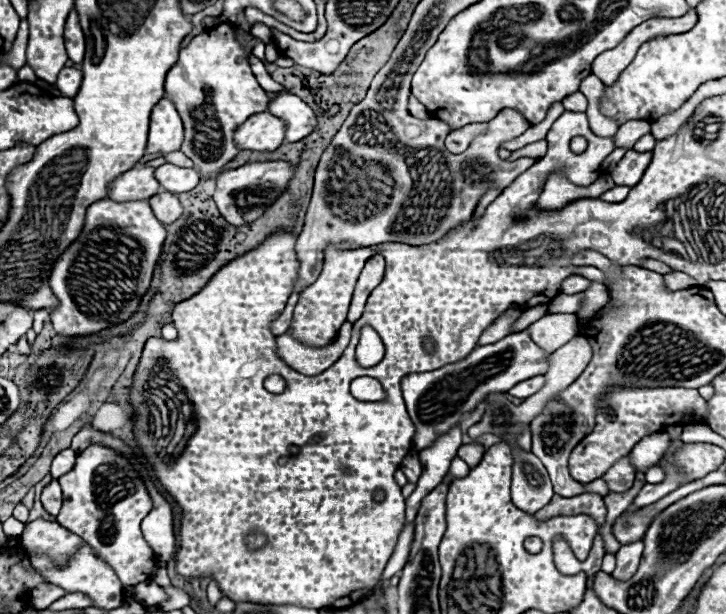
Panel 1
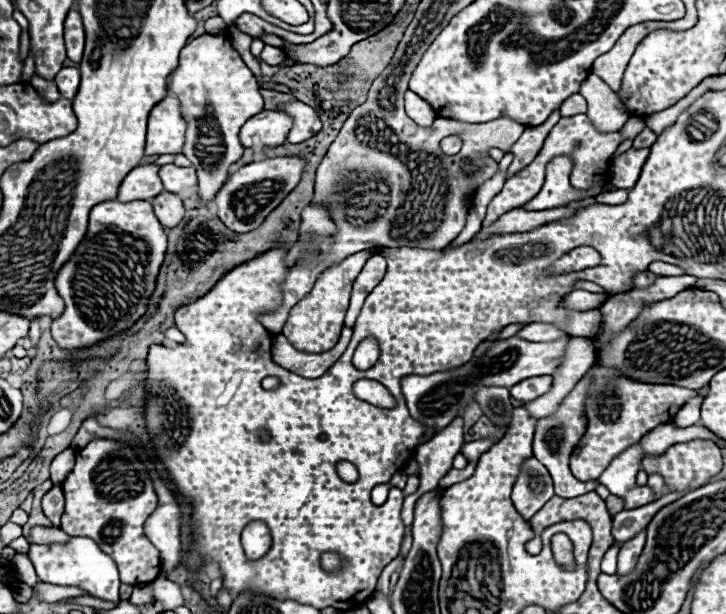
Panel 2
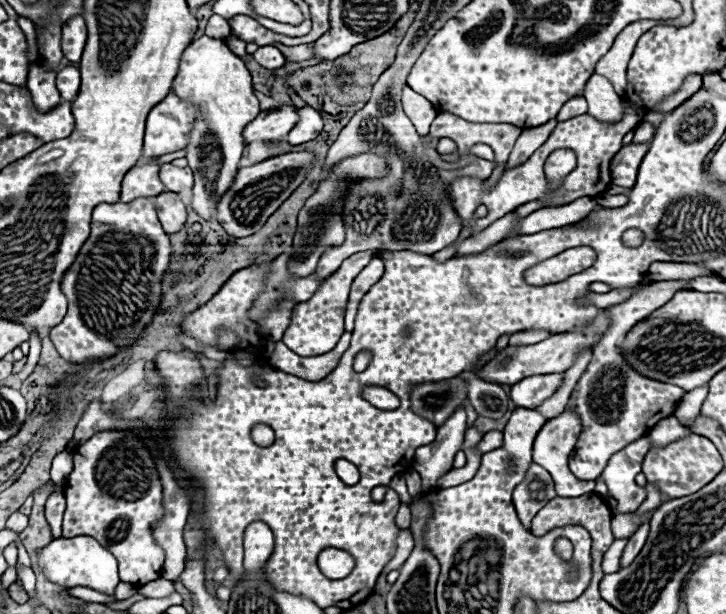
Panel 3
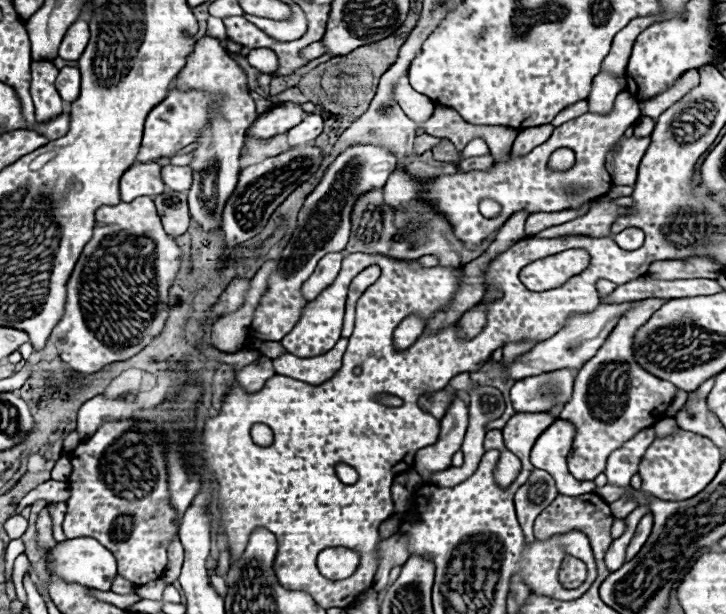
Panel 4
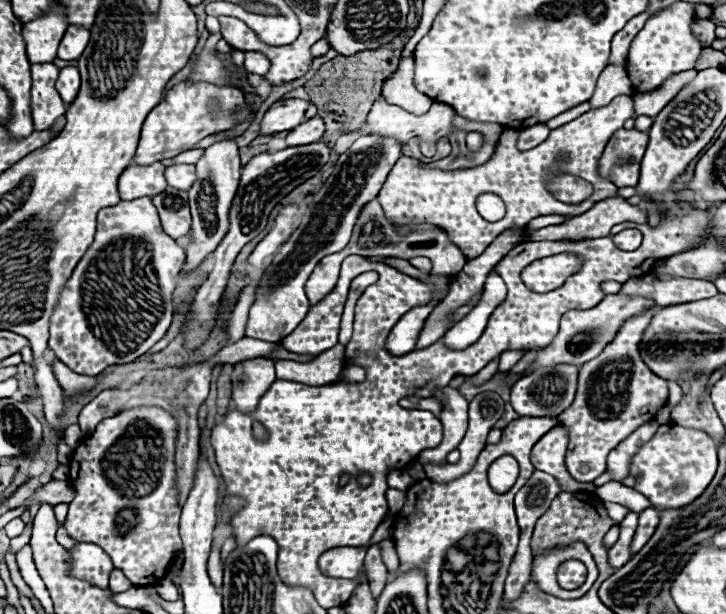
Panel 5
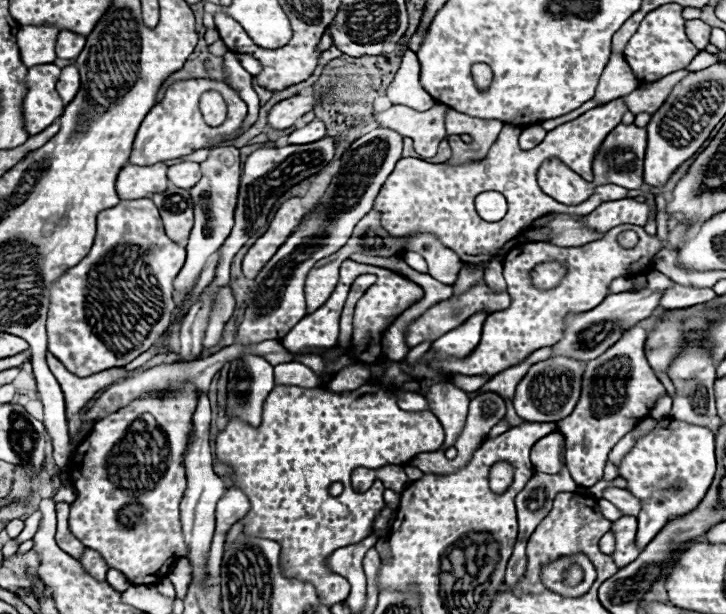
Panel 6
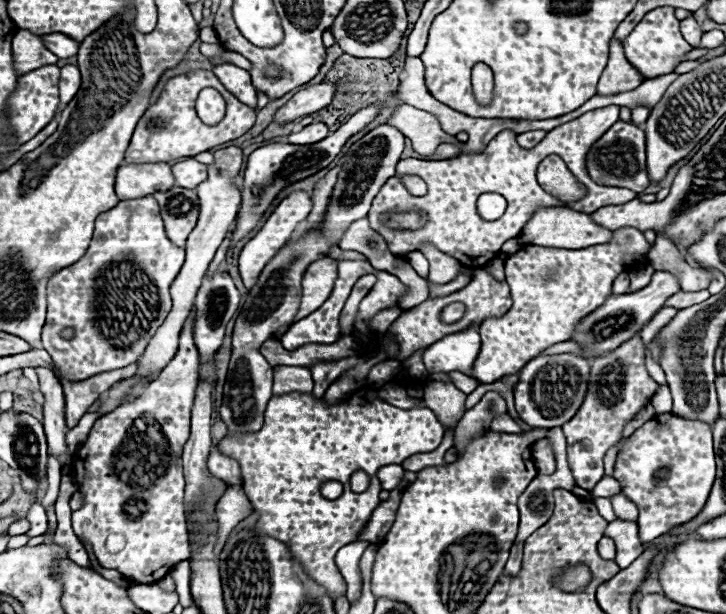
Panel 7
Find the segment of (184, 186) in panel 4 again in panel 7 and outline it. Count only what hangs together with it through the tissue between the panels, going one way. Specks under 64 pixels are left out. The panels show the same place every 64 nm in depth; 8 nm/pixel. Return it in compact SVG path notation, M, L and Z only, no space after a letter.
M188 158L188 160L172 166L172 176L176 180L176 186L194 190L200 182L206 180L206 166L196 162L194 158Z

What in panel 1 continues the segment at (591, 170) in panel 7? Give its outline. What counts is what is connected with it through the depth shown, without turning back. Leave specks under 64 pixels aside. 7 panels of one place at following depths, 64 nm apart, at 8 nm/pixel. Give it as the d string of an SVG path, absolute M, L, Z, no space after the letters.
M628 150L624 154L624 158L616 164L616 168L612 170L612 178L618 186L636 186L636 182L640 182L644 170L648 168L652 154L650 152L636 152L636 150Z

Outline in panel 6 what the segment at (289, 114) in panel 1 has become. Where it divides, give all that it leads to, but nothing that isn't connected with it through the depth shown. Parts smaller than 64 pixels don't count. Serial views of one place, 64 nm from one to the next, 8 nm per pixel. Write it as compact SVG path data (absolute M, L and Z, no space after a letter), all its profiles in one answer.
M312 120L310 124L294 130L290 136L288 136L288 144L292 146L300 146L300 144L312 144L312 142L318 142L326 136L326 126L322 120Z

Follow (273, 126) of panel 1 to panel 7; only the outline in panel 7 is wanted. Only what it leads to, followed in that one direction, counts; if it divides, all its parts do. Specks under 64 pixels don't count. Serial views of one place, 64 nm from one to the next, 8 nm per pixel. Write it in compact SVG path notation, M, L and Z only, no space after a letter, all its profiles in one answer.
M316 84L306 90L296 92L278 112L274 114L274 122L284 126L288 122L294 122L296 118L310 116L322 108L326 108L332 102L336 88L332 84Z

